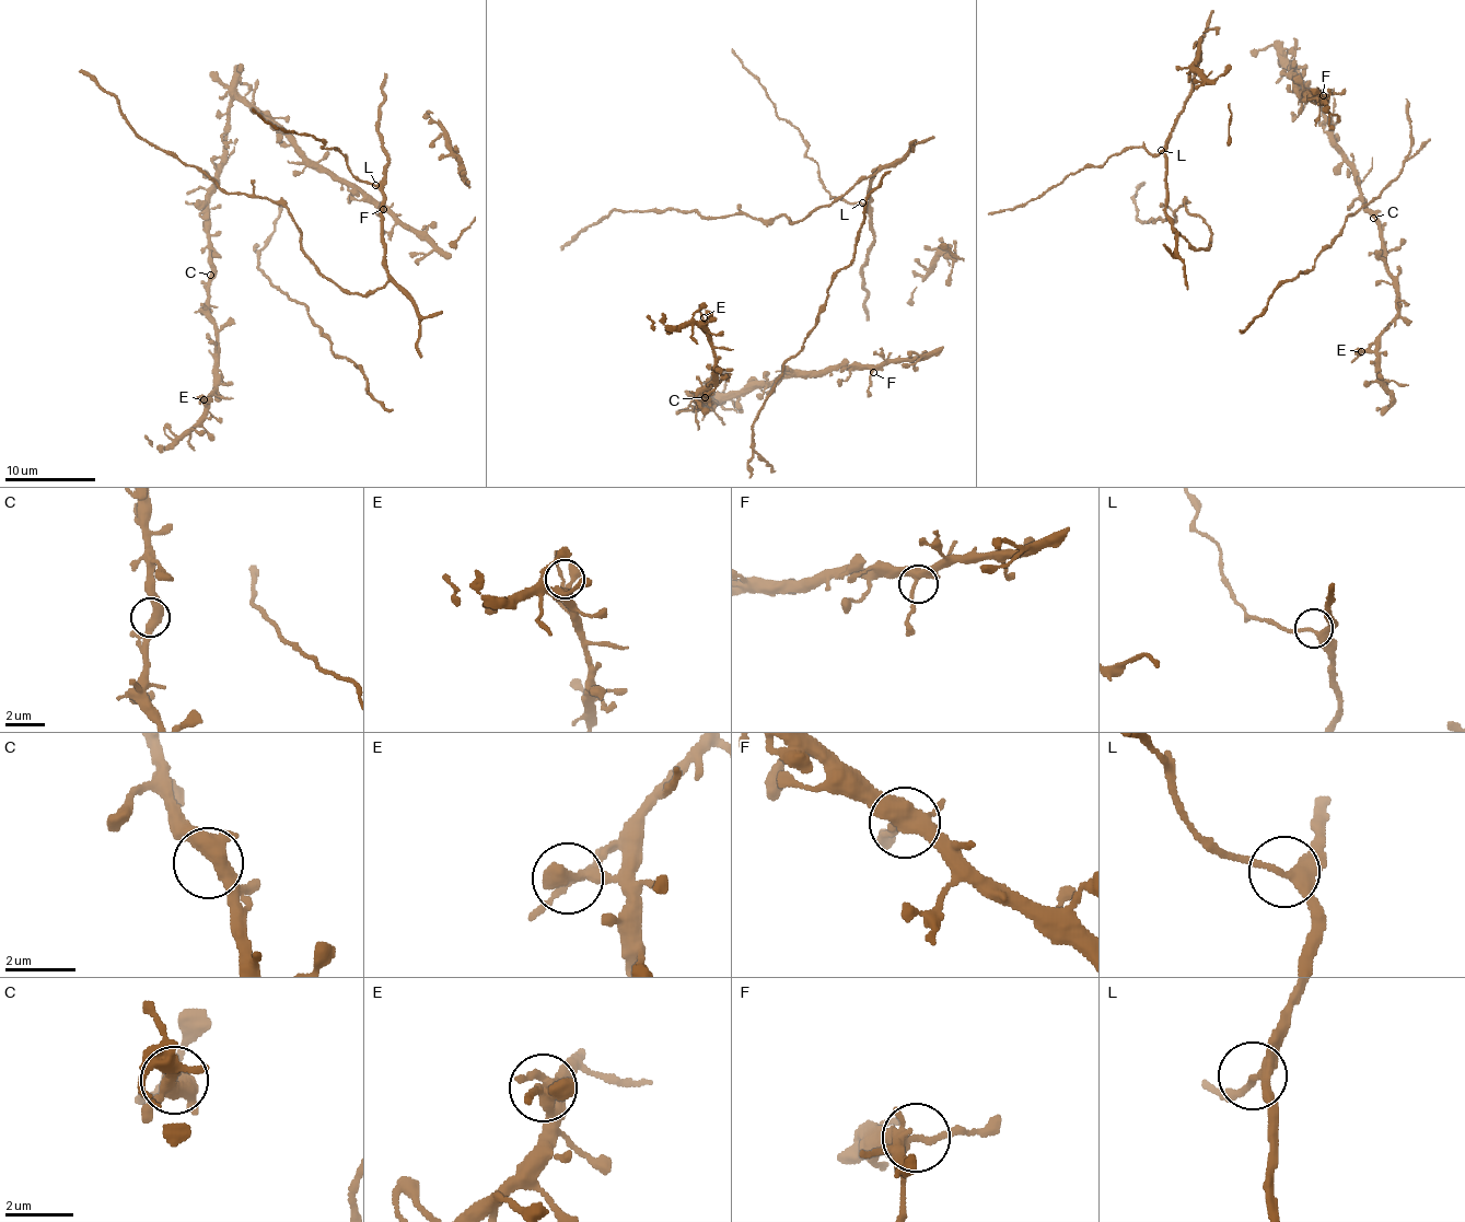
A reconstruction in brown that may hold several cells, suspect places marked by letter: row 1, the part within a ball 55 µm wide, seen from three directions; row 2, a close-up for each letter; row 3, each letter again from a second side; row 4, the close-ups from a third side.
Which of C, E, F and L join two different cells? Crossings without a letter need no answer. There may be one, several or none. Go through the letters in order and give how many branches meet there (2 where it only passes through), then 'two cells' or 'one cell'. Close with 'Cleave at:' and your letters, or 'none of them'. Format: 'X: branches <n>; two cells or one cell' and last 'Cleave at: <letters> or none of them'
C: branches 2; one cell
E: branches 4; one cell
F: branches 4; one cell
L: branches 3; one cell
Cleave at: none of them

